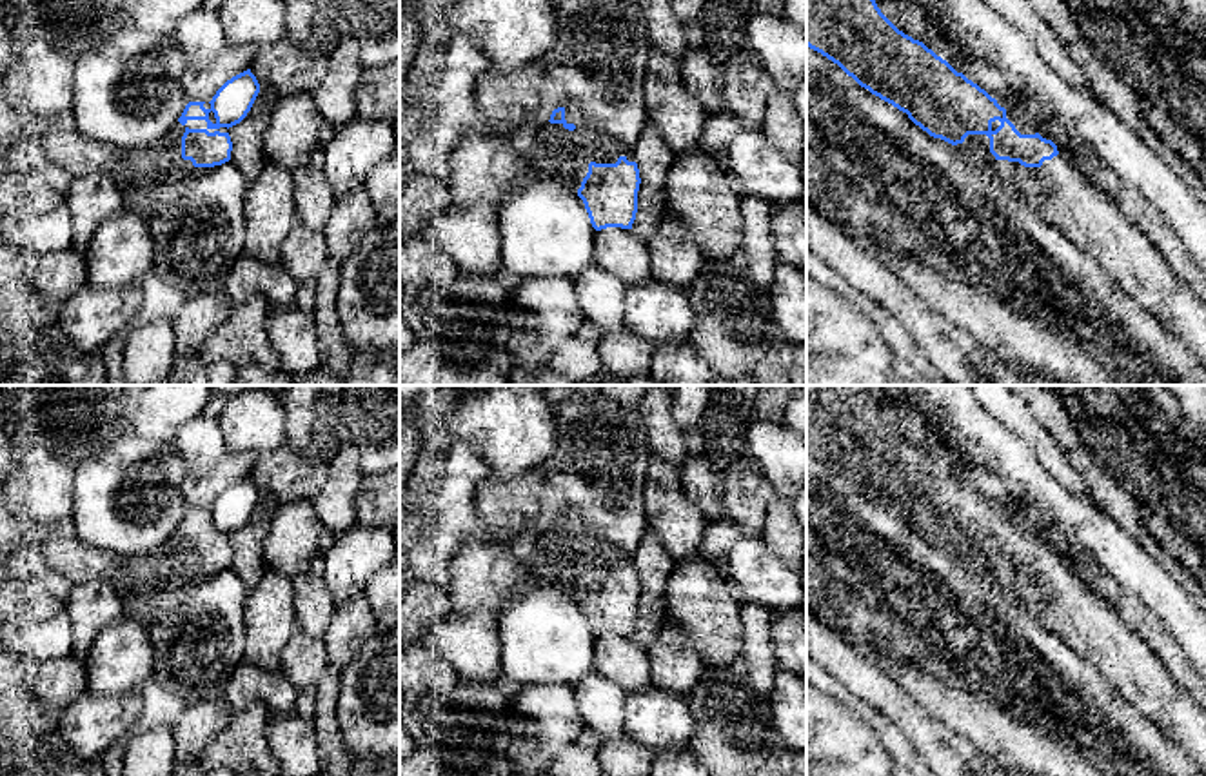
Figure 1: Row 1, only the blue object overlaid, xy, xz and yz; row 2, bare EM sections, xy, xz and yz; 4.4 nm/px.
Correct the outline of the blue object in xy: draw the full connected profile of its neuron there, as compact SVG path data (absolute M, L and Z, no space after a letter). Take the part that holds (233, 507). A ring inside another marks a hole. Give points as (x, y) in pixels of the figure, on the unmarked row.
M251 476L227 487L211 509L187 507L173 536L154 551L154 592L182 582L180 572L191 567L194 574L214 574L231 567L229 536L251 518L260 491Z

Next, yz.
M806 385L806 453L948 554L966 558L979 552L992 567L1019 569L1024 574L1041 574L1059 562L1052 547L1023 531L1010 514L957 480L923 449L899 438L854 385Z

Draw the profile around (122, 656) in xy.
M127 616L118 618L94 638L84 665L89 691L100 696L142 691L154 678L154 647L147 627Z

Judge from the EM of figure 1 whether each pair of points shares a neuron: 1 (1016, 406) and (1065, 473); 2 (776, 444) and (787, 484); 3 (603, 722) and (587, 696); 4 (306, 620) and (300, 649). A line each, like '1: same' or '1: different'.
1: same
2: same
3: same
4: different

